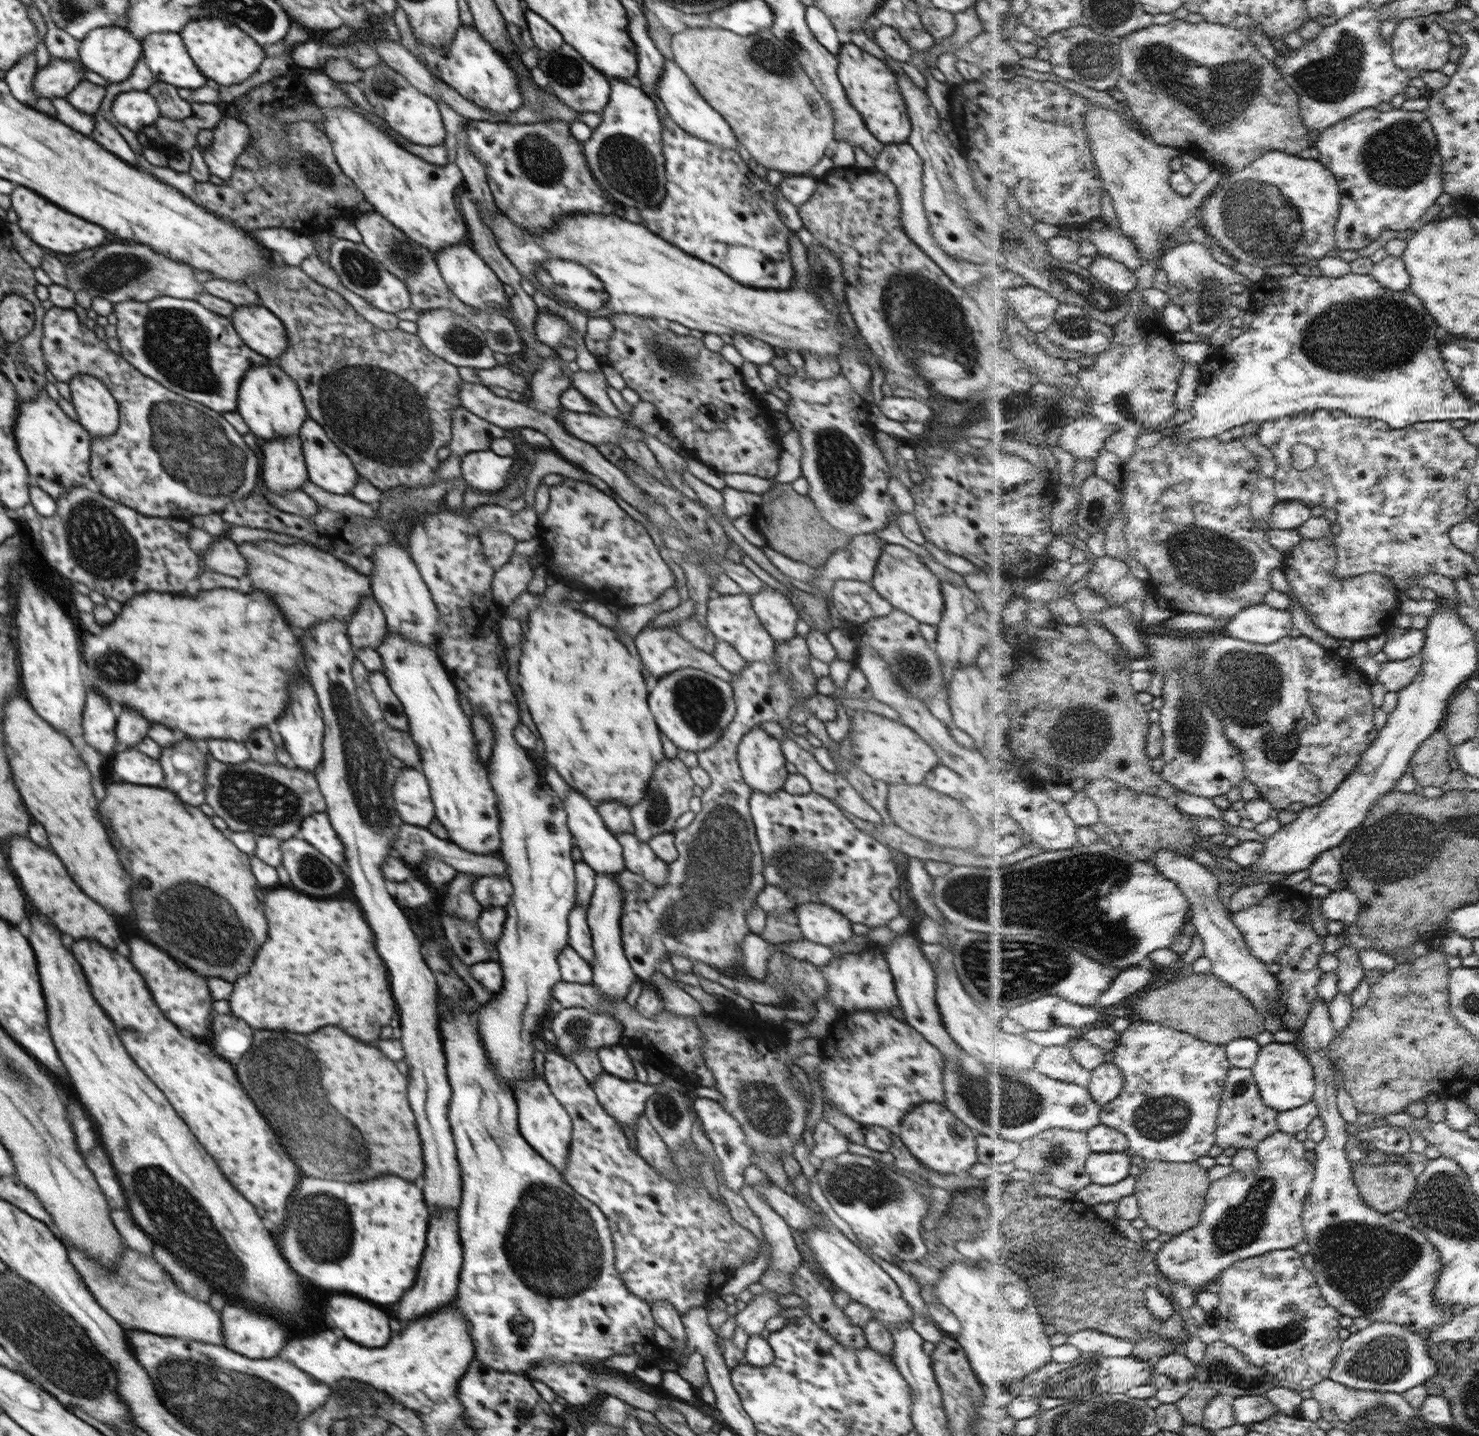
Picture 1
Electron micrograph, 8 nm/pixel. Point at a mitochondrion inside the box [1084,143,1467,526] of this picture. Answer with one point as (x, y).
(1380, 334)

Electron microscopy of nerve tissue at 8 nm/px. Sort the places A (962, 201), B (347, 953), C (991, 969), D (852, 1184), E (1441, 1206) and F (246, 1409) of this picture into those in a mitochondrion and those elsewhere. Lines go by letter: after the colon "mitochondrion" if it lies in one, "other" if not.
A: mitochondrion
B: other
C: mitochondrion
D: mitochondrion
E: mitochondrion
F: mitochondrion

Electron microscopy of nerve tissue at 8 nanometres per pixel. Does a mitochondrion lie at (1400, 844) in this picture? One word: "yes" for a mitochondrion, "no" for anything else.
yes

